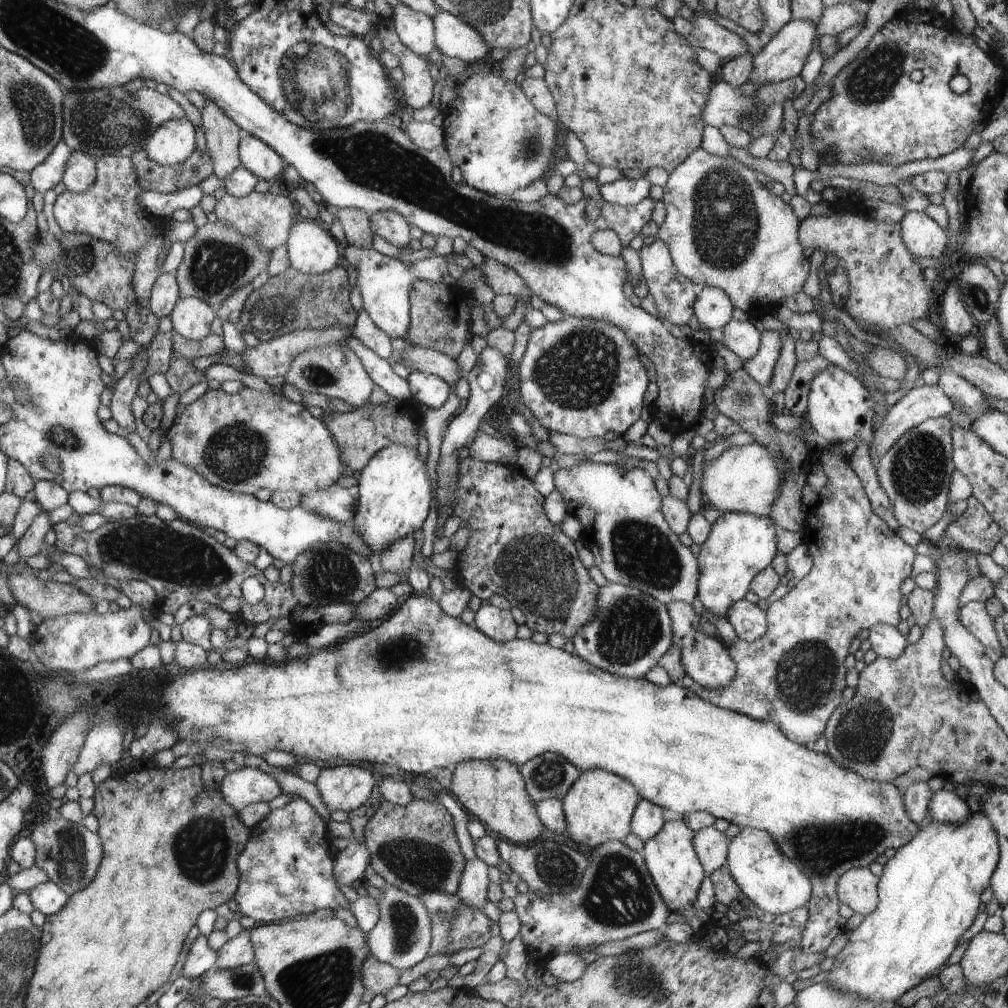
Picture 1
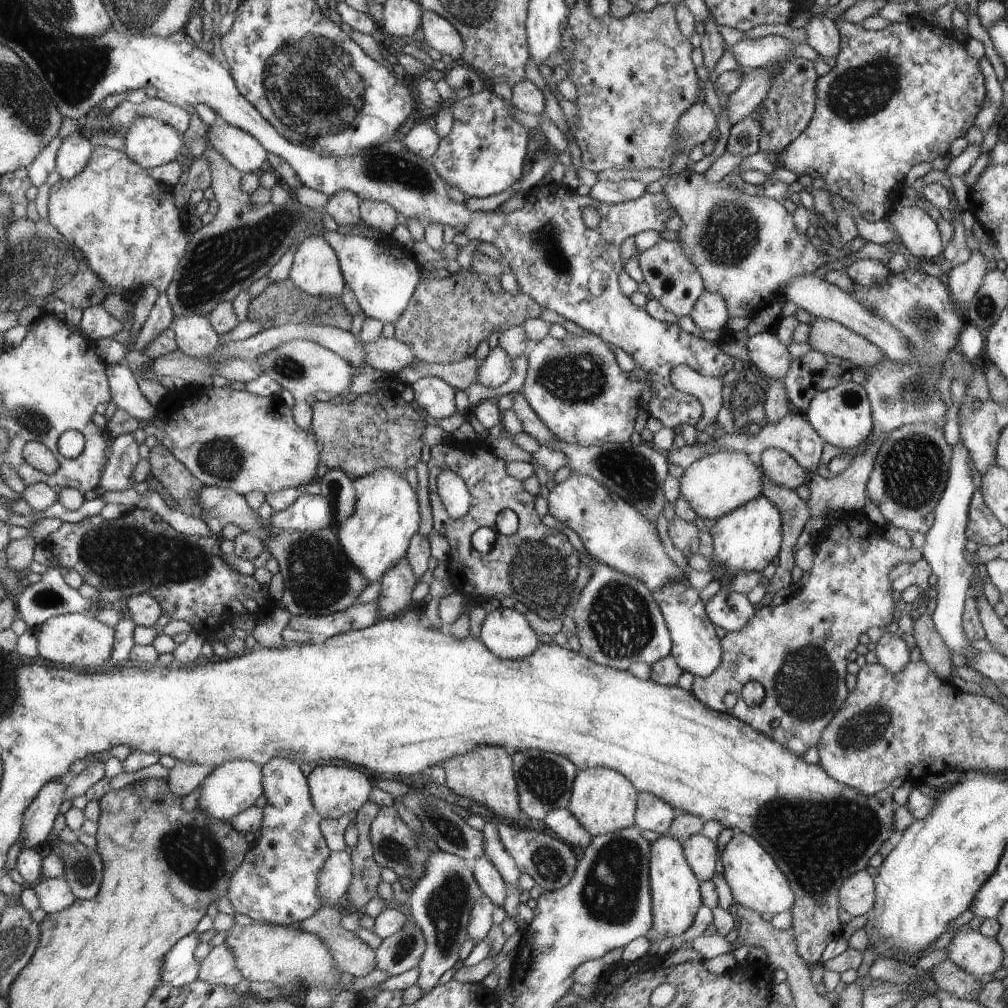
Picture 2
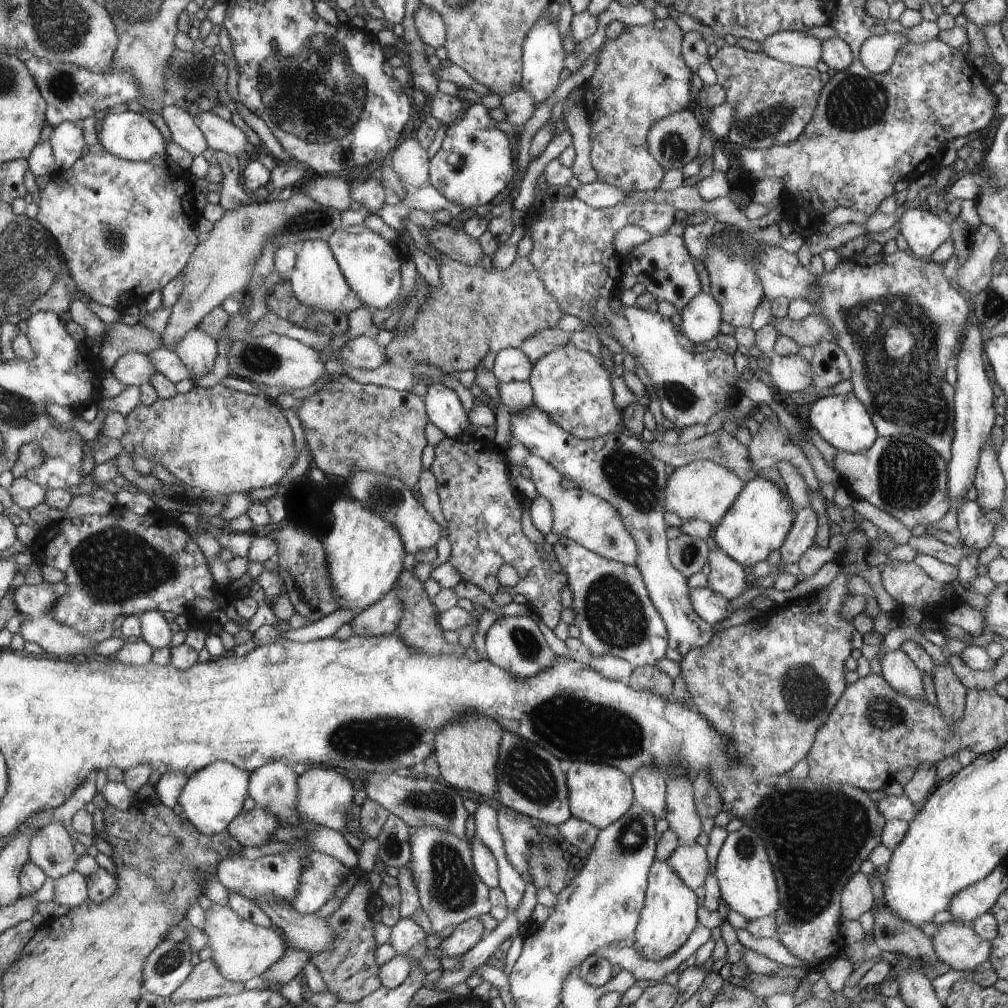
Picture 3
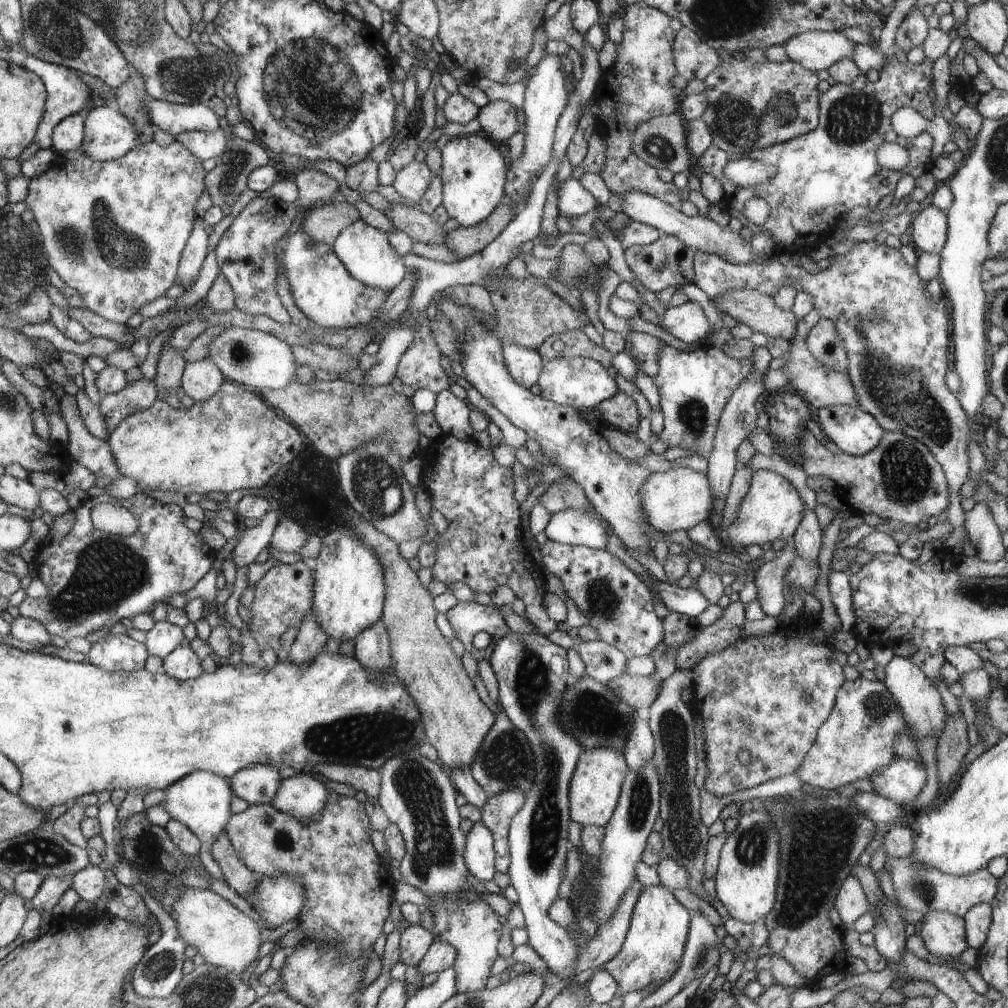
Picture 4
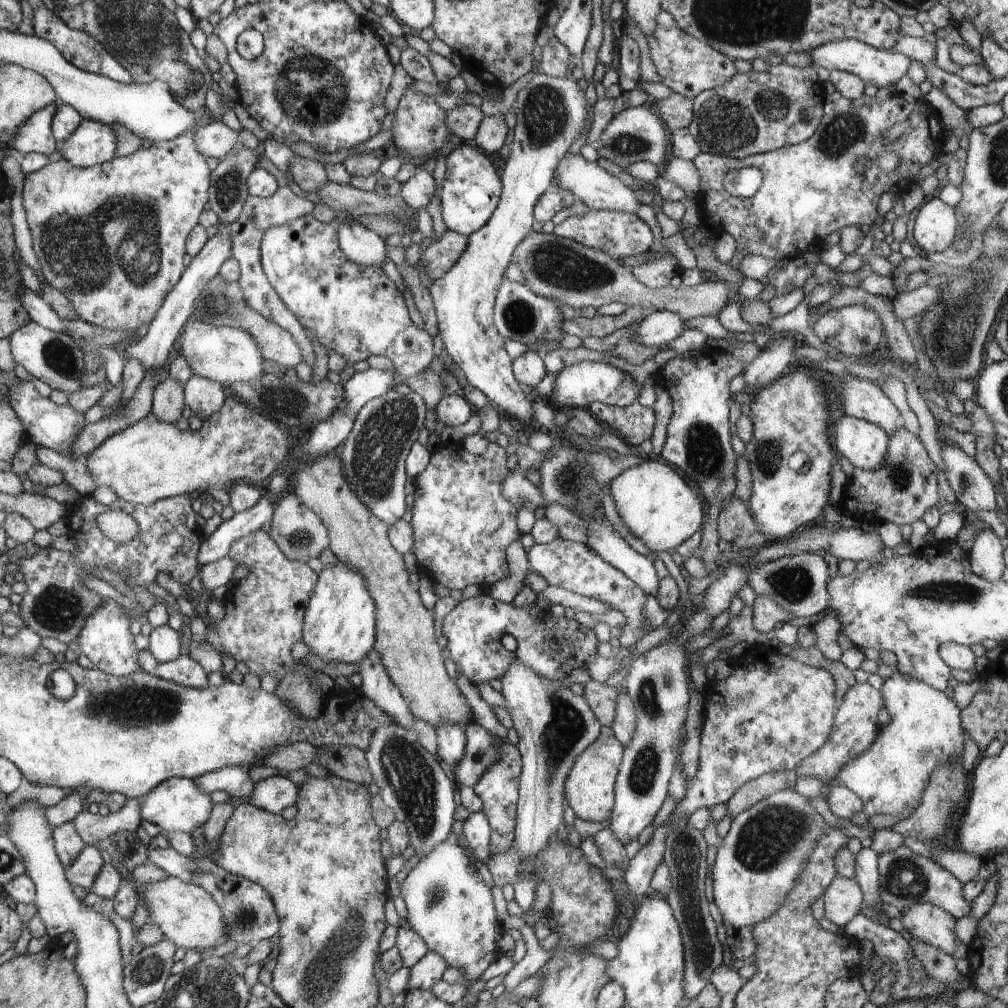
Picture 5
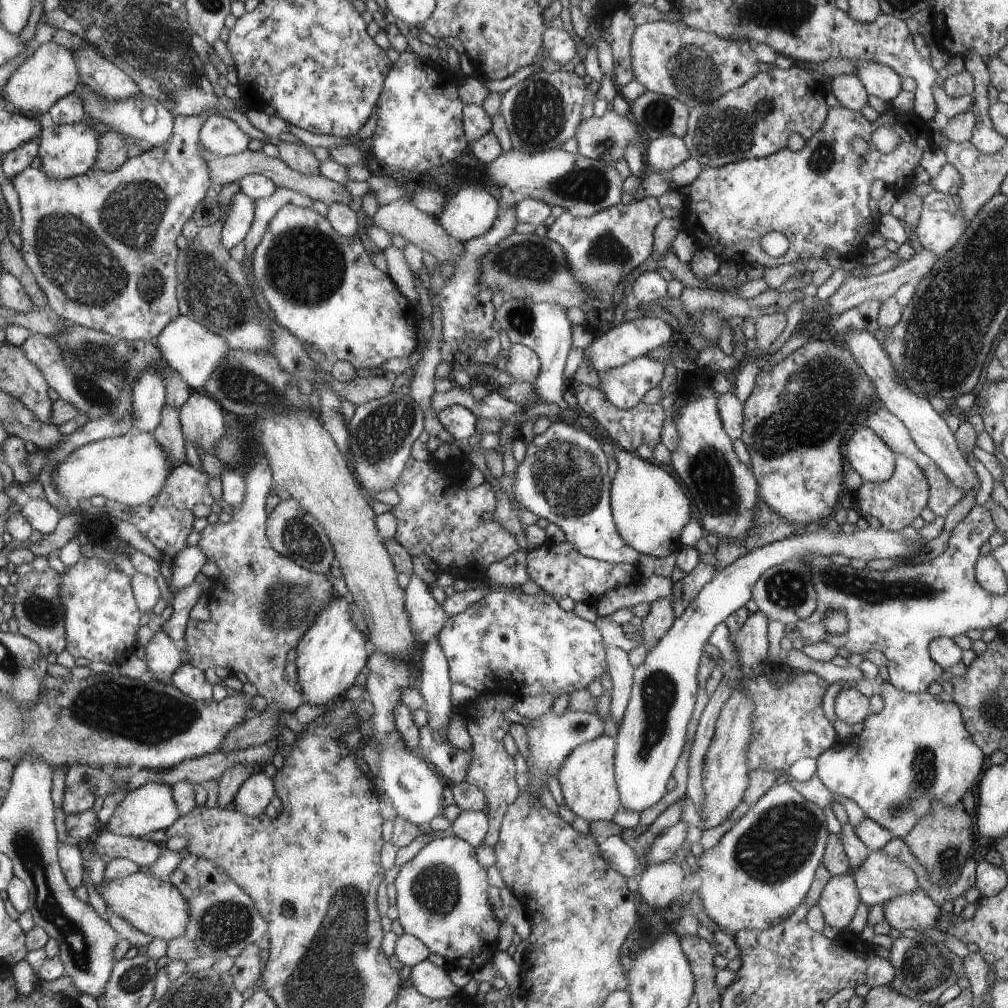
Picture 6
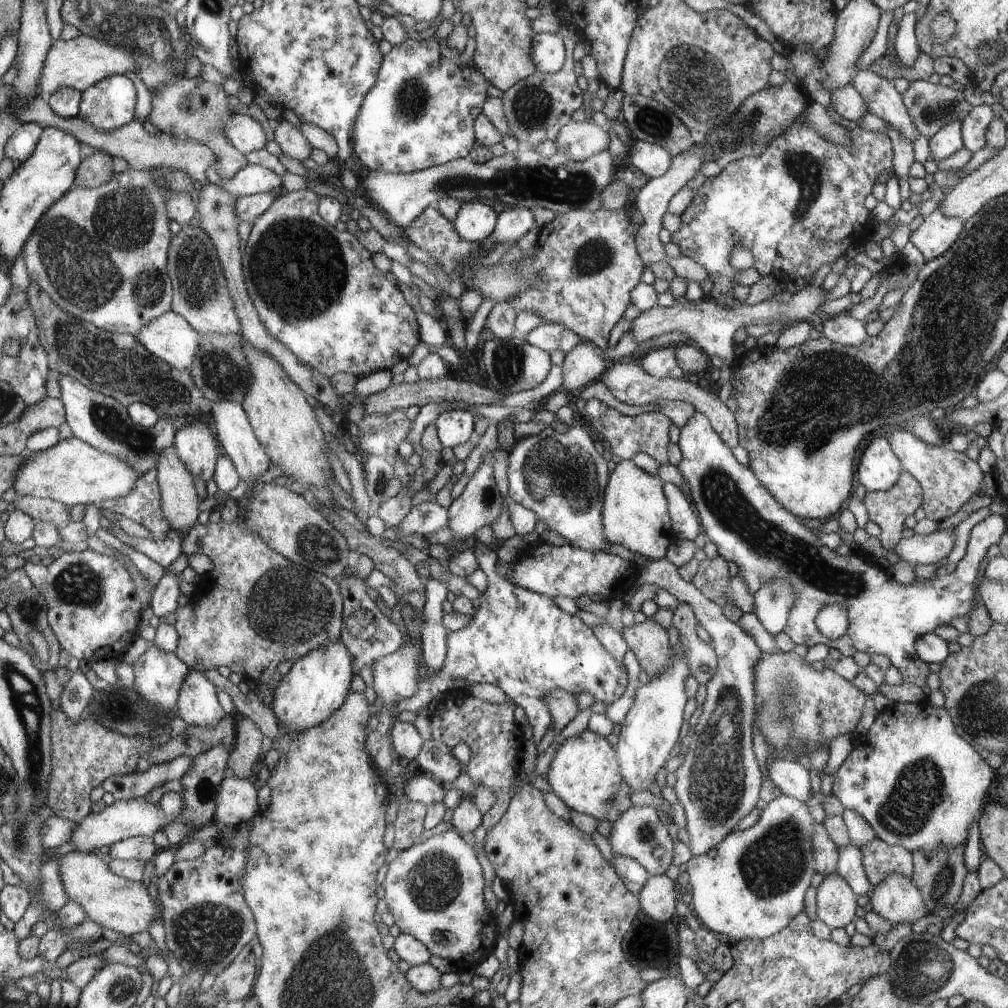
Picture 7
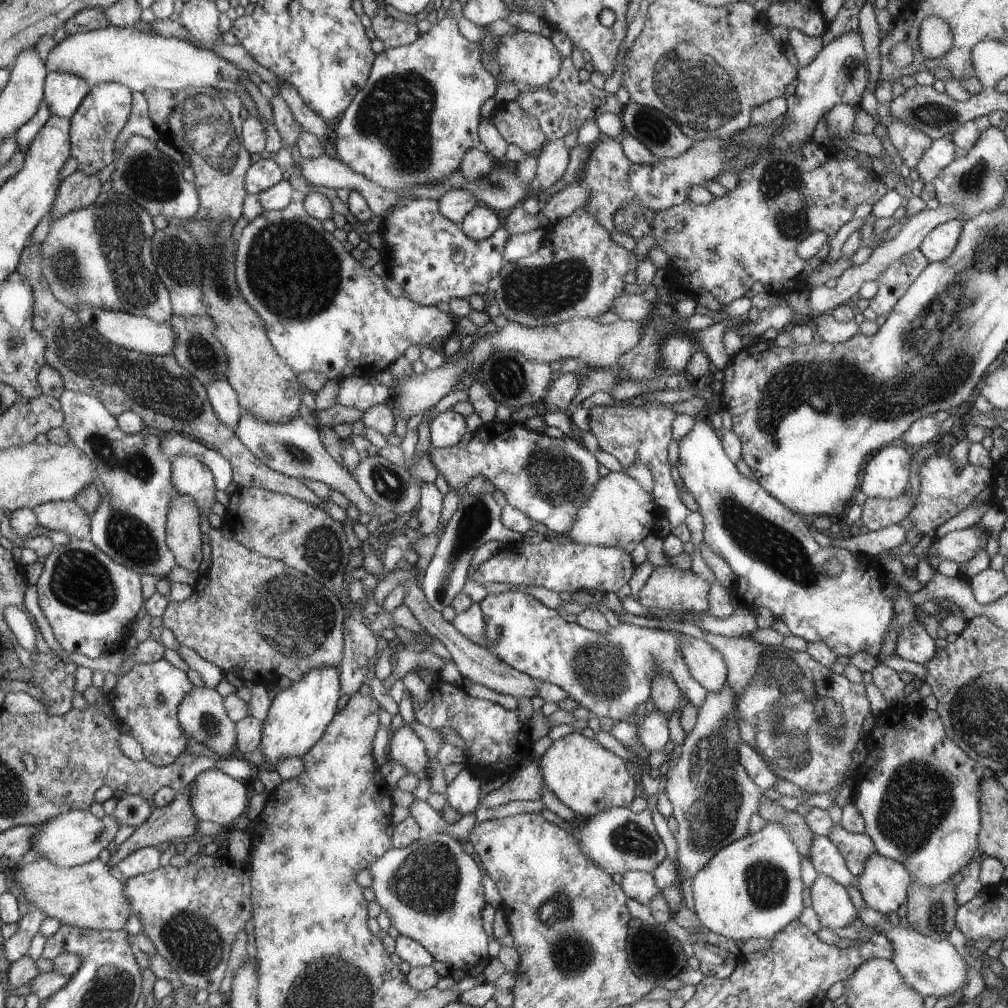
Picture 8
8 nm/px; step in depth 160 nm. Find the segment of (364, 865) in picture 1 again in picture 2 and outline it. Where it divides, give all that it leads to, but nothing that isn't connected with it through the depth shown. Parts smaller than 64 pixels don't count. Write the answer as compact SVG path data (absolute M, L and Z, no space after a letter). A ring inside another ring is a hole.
M332 851L319 872L319 895L326 905L338 905L345 900L354 878L354 858L346 851Z

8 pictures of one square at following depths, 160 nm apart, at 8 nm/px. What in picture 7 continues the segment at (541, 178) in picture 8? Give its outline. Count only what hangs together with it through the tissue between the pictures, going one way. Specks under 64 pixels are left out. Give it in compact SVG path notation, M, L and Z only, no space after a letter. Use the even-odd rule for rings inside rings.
M592 120L572 121L560 129L554 142L558 153L575 161L583 161L608 148L610 136L606 133L606 128L598 126Z

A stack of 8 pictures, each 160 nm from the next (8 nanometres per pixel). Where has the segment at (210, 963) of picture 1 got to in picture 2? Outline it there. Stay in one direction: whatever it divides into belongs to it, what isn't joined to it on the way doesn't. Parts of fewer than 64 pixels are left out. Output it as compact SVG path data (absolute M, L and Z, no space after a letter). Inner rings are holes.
M198 934L180 939L166 955L163 956L163 972L161 982L173 987L184 987L198 979L198 960L194 956L198 942Z

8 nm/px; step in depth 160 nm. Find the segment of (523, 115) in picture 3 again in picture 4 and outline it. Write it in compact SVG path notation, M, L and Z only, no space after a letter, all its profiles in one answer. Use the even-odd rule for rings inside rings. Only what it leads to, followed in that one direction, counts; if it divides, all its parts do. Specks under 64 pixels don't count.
M490 101L479 109L477 115L481 131L496 143L507 142L522 126L516 119L516 107L507 101Z

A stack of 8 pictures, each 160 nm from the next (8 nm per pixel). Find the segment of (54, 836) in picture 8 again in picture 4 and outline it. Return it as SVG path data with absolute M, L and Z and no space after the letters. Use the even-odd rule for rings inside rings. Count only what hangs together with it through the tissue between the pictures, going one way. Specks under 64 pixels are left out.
M194 771L163 791L165 796L164 800L159 802L160 806L170 814L171 819L180 821L201 840L201 861L214 878L222 879L226 883L219 864L212 858L211 848L219 834L226 830L228 819L233 815L230 811L233 797L230 780L206 771Z

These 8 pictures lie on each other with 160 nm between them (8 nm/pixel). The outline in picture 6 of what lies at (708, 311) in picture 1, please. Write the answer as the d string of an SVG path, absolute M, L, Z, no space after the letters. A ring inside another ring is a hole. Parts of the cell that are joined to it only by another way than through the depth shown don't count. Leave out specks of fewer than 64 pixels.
M640 316L631 322L622 322L605 333L594 336L592 343L583 350L583 360L588 362L597 372L621 367L636 357L647 355L650 350L666 344L670 338L677 338L671 326L661 319Z

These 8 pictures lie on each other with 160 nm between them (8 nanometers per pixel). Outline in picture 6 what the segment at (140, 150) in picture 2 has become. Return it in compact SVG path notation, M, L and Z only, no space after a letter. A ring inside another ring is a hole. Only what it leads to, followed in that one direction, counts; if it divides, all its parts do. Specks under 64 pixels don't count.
M85 122L42 128L38 138L37 156L41 160L39 168L42 168L55 181L62 181L87 173L93 168L99 154L99 136L100 134L90 125L86 125Z

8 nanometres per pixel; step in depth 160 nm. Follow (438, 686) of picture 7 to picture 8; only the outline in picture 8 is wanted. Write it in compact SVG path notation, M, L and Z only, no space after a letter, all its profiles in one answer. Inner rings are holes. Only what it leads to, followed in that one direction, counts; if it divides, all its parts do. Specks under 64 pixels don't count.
M508 591L498 595L488 595L479 602L479 605L486 621L487 639L489 640L489 646L484 648L488 648L488 650L492 651L500 660L506 661L512 668L531 676L533 679L550 681L553 685L560 687L566 692L568 698L572 698L574 702L578 702L579 706L590 710L592 716L597 716L599 719L608 716L608 718L612 718L612 720L615 721L614 724L616 724L616 722L626 721L626 718L630 718L630 716L634 715L636 708L638 708L640 704L646 703L646 698L651 696L651 682L657 673L665 673L664 675L668 675L678 685L681 694L684 694L684 700L686 700L688 704L696 706L698 710L704 704L704 701L707 700L708 692L706 692L705 688L701 687L701 684L698 684L696 680L694 680L694 677L690 674L688 665L685 663L683 654L681 653L680 633L671 632L670 630L640 627L628 623L620 623L620 625L615 626L610 625L605 633L592 631L578 623L567 622L564 619L565 615L560 614L556 609L548 608L535 598L520 591Z

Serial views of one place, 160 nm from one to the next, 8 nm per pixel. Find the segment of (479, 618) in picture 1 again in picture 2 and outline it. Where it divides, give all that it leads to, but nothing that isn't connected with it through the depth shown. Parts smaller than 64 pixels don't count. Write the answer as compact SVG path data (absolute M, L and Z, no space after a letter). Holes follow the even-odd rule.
M500 606L486 615L479 640L491 649L492 654L501 659L516 660L534 655L540 647L539 638L539 634L530 626L530 622L523 613Z

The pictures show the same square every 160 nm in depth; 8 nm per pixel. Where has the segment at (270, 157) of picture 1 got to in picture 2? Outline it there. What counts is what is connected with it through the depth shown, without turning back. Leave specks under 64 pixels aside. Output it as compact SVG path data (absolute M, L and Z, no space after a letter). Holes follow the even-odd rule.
M218 122L207 130L207 142L241 173L269 169L267 150L252 136L230 123Z

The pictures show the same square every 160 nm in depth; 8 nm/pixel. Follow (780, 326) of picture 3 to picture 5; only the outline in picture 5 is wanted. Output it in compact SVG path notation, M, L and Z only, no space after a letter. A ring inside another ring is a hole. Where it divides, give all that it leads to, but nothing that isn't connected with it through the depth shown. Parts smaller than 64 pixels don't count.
M534 231L518 244L511 262L518 264L524 276L525 285L535 294L550 300L559 300L566 306L572 306L580 310L583 306L594 306L600 308L604 304L611 302L622 302L628 307L642 307L653 311L666 311L677 314L683 320L690 320L696 316L710 316L720 313L722 308L727 306L730 292L726 288L726 282L717 280L716 282L702 282L695 287L680 285L678 288L672 285L661 289L651 289L636 280L634 273L629 267L618 262L615 258L607 255L602 250L594 250L570 239L557 237L554 233L542 233Z

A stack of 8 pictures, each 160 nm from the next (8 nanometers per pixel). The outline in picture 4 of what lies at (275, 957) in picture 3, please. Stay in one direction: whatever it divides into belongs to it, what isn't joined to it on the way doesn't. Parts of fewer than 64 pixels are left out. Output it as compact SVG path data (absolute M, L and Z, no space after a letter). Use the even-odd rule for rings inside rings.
M186 887L179 898L172 900L172 915L178 934L186 944L194 946L206 963L222 967L234 978L242 976L250 962L258 960L260 952L260 926L251 917L224 899L212 889Z

